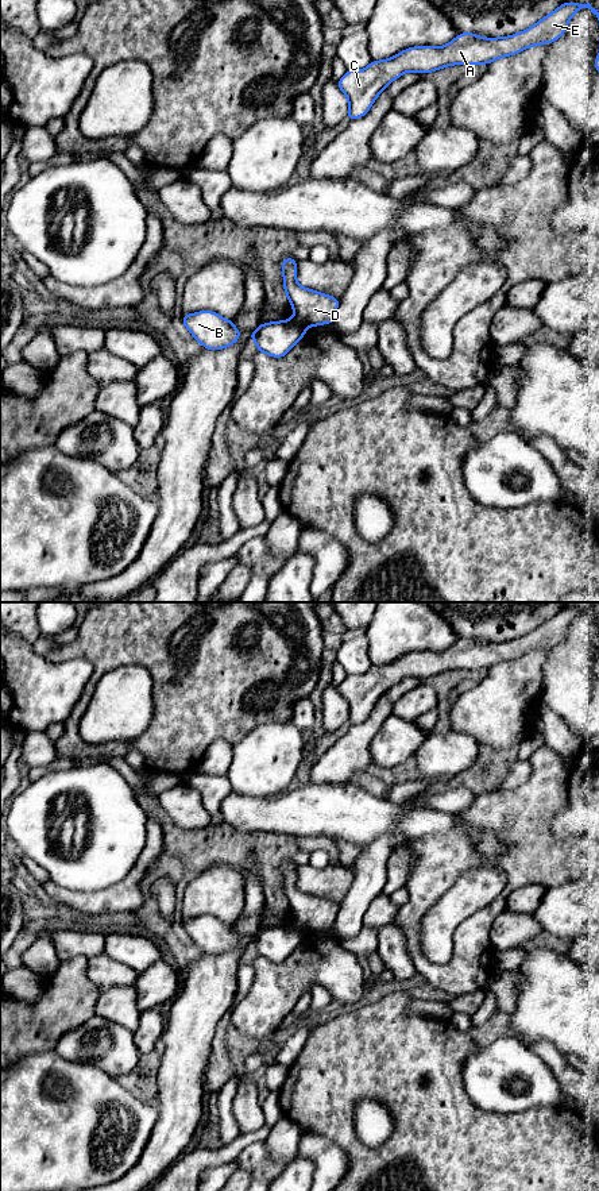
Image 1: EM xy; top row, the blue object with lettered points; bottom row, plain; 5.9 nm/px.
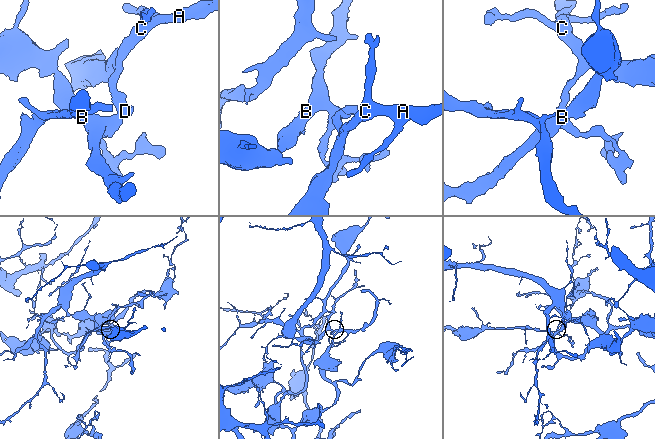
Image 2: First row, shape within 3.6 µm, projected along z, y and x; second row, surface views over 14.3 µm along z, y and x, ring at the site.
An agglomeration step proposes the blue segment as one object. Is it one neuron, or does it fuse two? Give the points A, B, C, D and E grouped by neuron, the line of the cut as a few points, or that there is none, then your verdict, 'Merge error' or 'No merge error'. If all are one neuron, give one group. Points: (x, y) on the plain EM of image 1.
Groups: A C D E / B. Split along xy (292, 922), (308, 931). Merge error

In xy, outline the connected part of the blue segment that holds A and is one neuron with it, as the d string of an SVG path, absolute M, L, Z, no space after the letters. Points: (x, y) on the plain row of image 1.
M564 608L527 635L510 641L483 643L463 637L441 652L416 651L389 664L372 666L363 675L347 675L337 686L348 702L347 721L351 725L363 722L387 690L405 678L425 679L451 670L488 670L527 652L552 648L564 640L571 623L581 613L590 613L599 624L599 616L590 608Z

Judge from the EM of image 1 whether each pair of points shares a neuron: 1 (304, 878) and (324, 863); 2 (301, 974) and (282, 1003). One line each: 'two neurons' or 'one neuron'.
1: two neurons
2: one neuron

